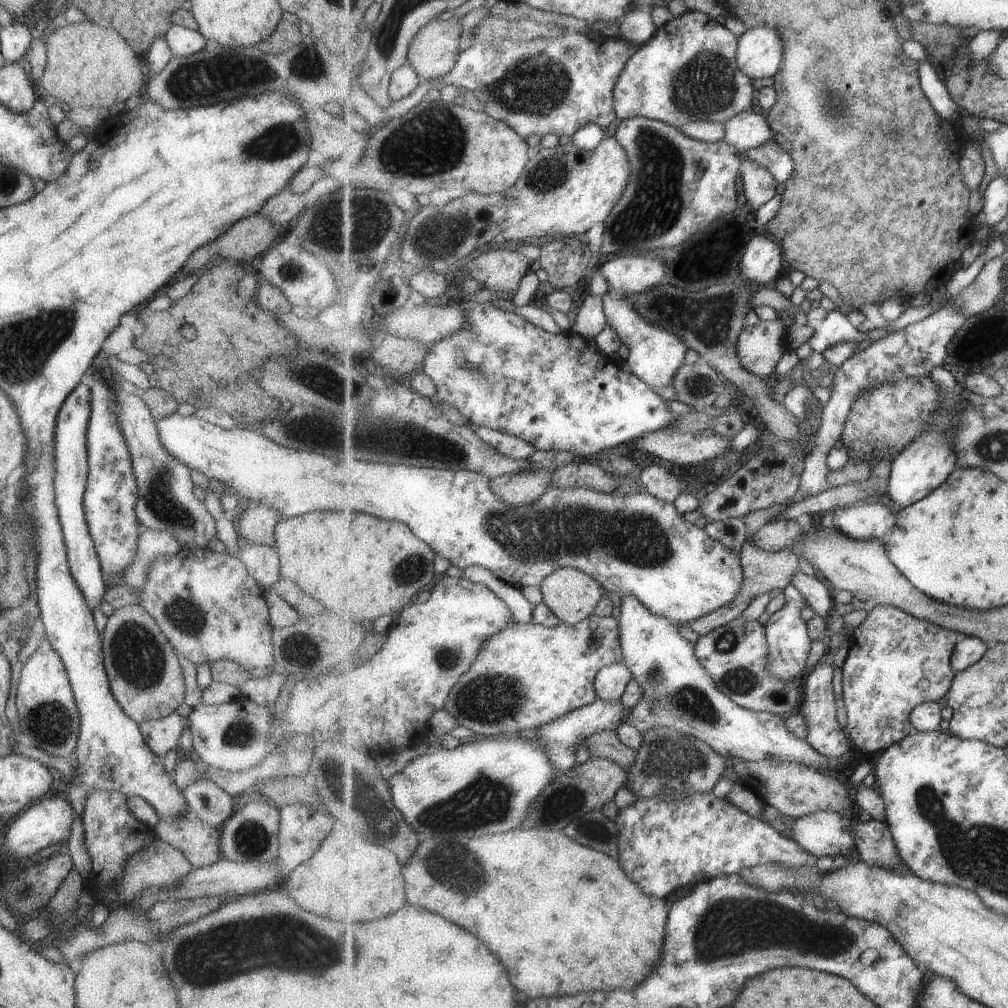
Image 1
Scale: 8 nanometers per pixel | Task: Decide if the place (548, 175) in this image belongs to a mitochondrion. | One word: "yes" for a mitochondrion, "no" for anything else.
yes

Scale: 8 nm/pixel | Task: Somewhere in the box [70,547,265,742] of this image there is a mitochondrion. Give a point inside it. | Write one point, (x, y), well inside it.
(138, 658)

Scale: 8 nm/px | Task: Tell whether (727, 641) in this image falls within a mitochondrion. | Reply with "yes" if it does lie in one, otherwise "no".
yes

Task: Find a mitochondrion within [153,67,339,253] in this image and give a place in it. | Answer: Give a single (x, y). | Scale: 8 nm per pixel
(278, 140)

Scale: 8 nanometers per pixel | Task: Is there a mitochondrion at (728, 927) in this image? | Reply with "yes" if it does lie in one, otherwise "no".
yes

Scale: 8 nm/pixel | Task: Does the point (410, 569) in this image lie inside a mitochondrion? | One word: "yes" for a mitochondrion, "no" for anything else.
yes

